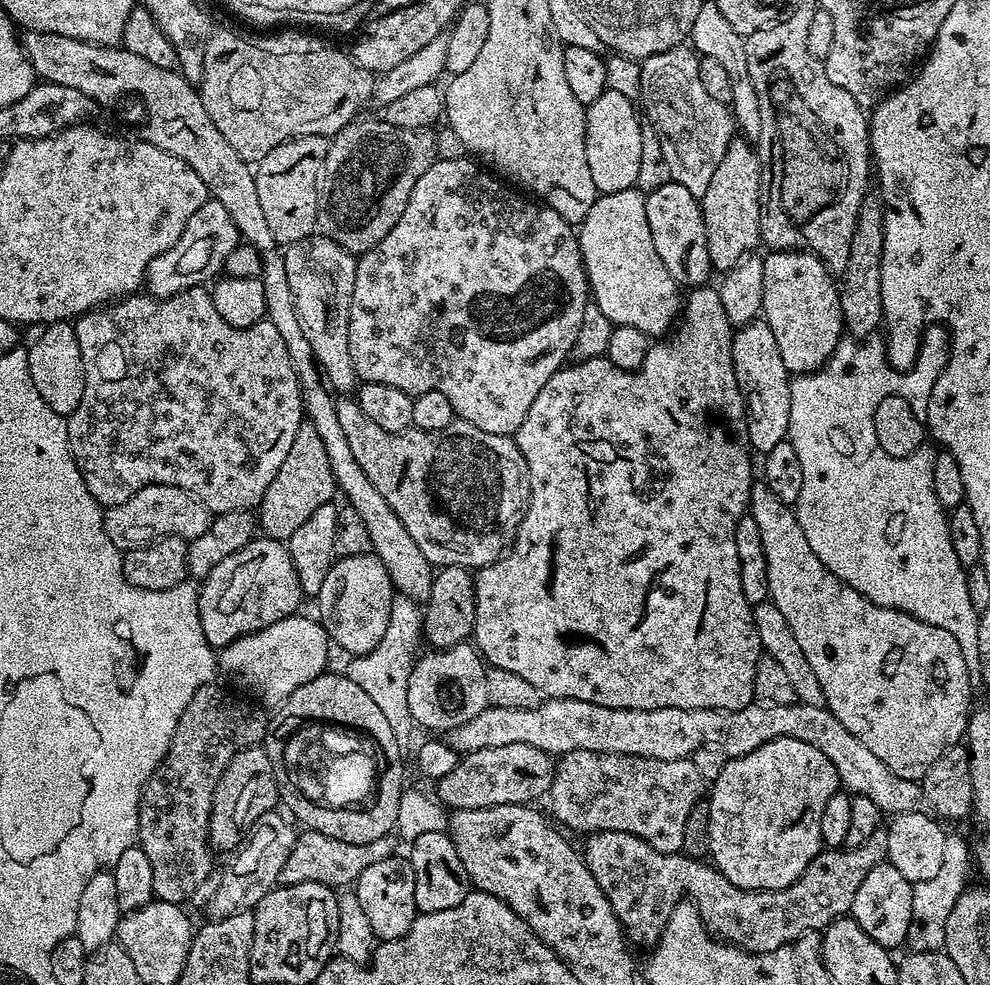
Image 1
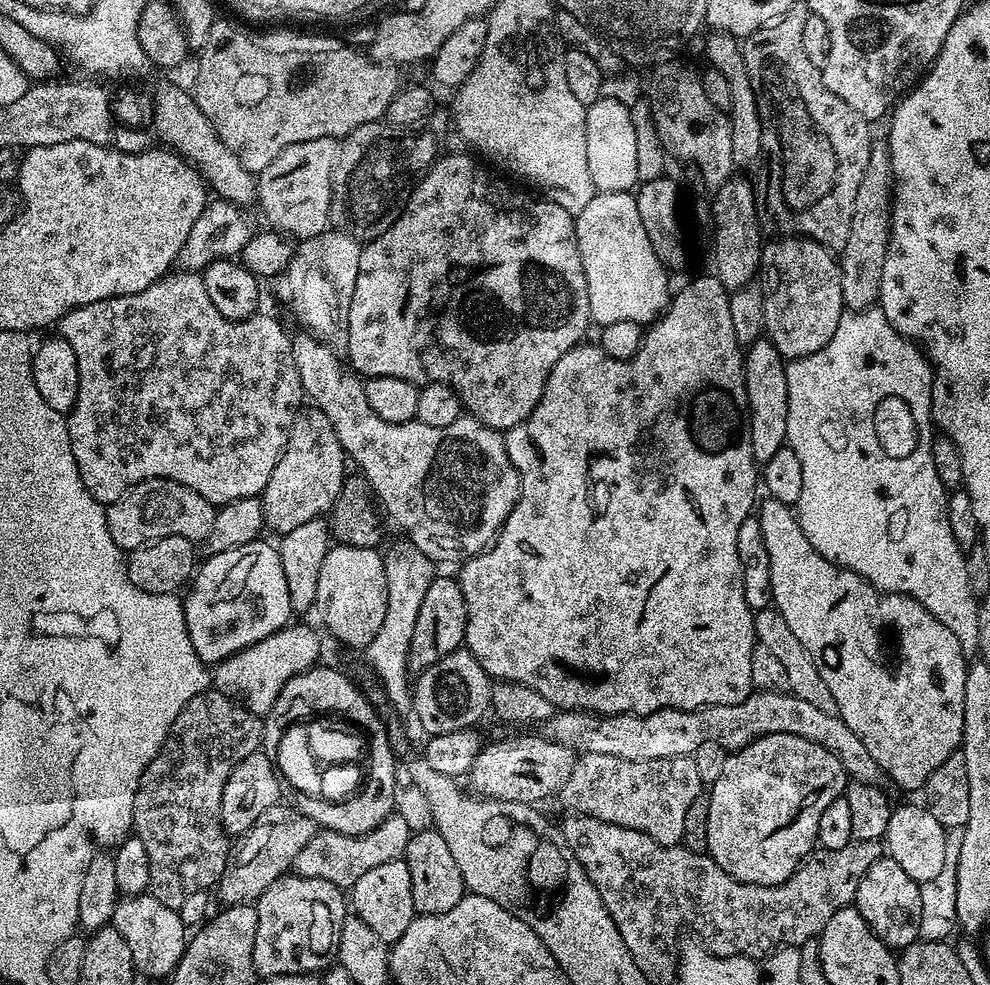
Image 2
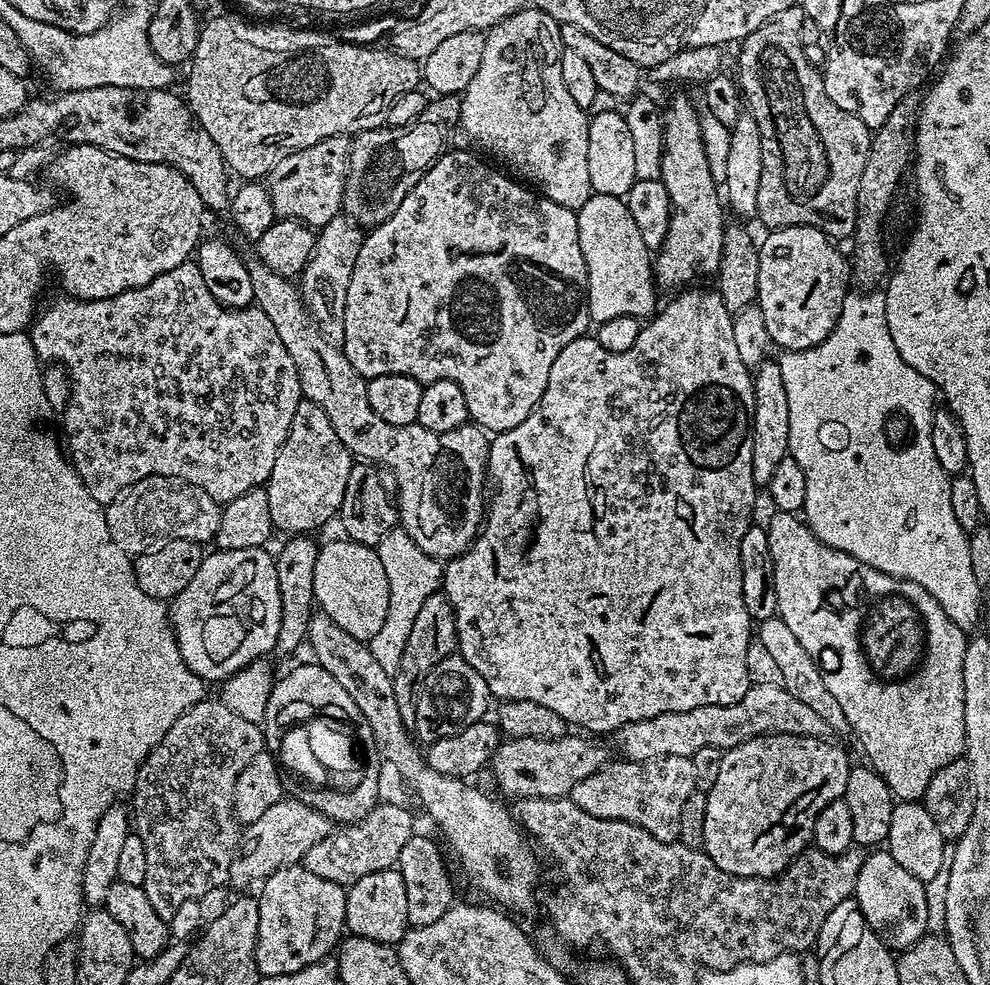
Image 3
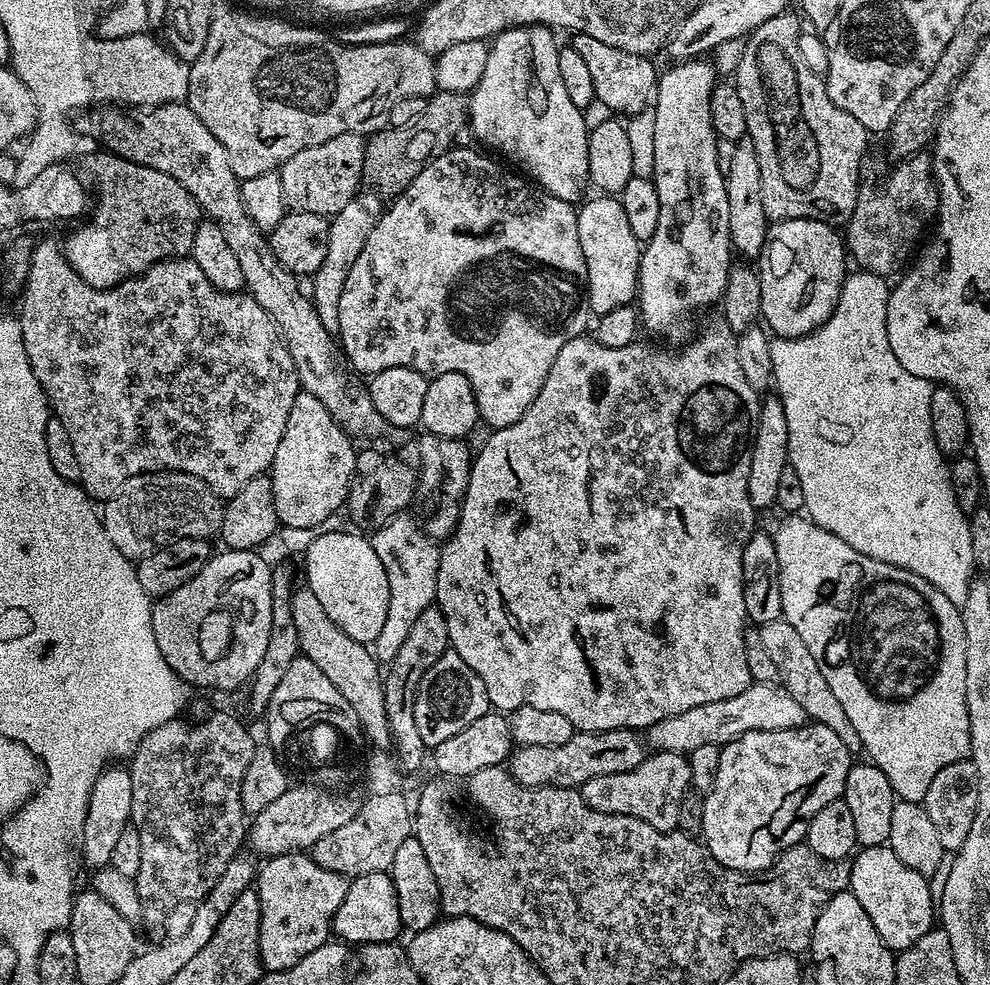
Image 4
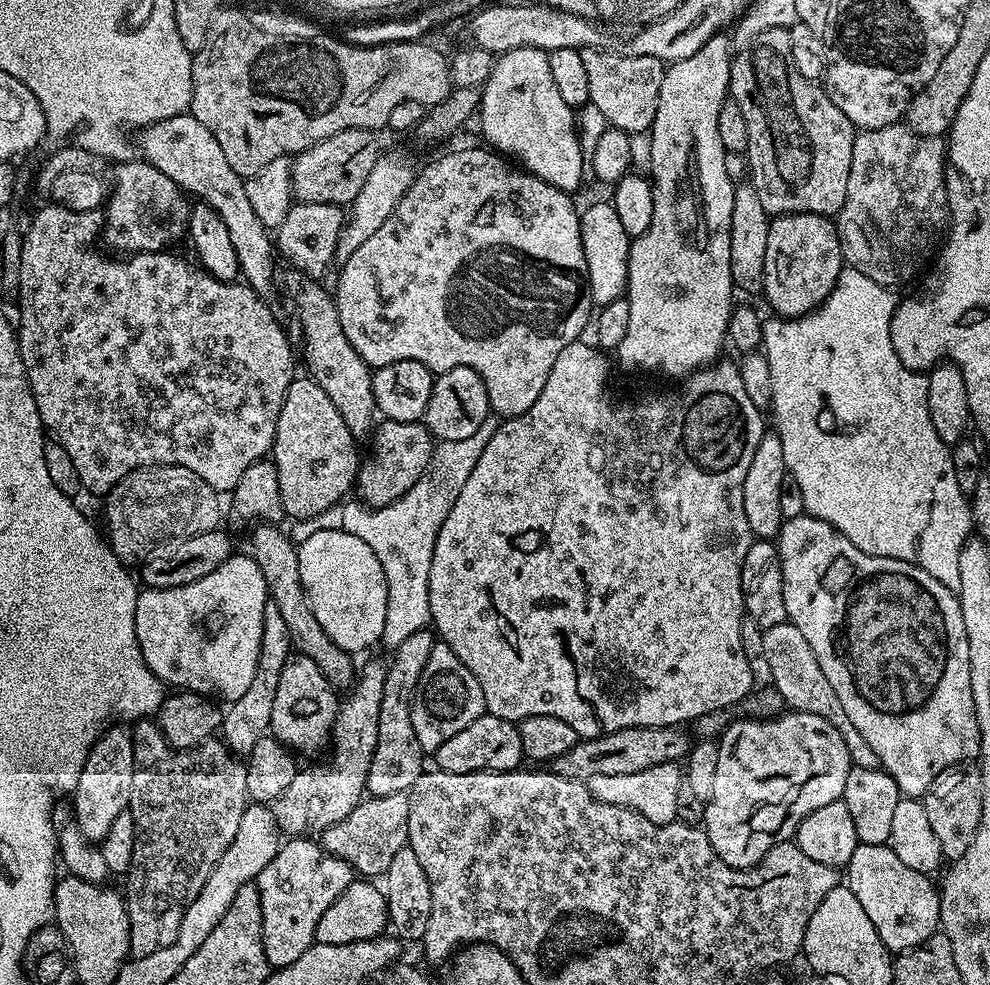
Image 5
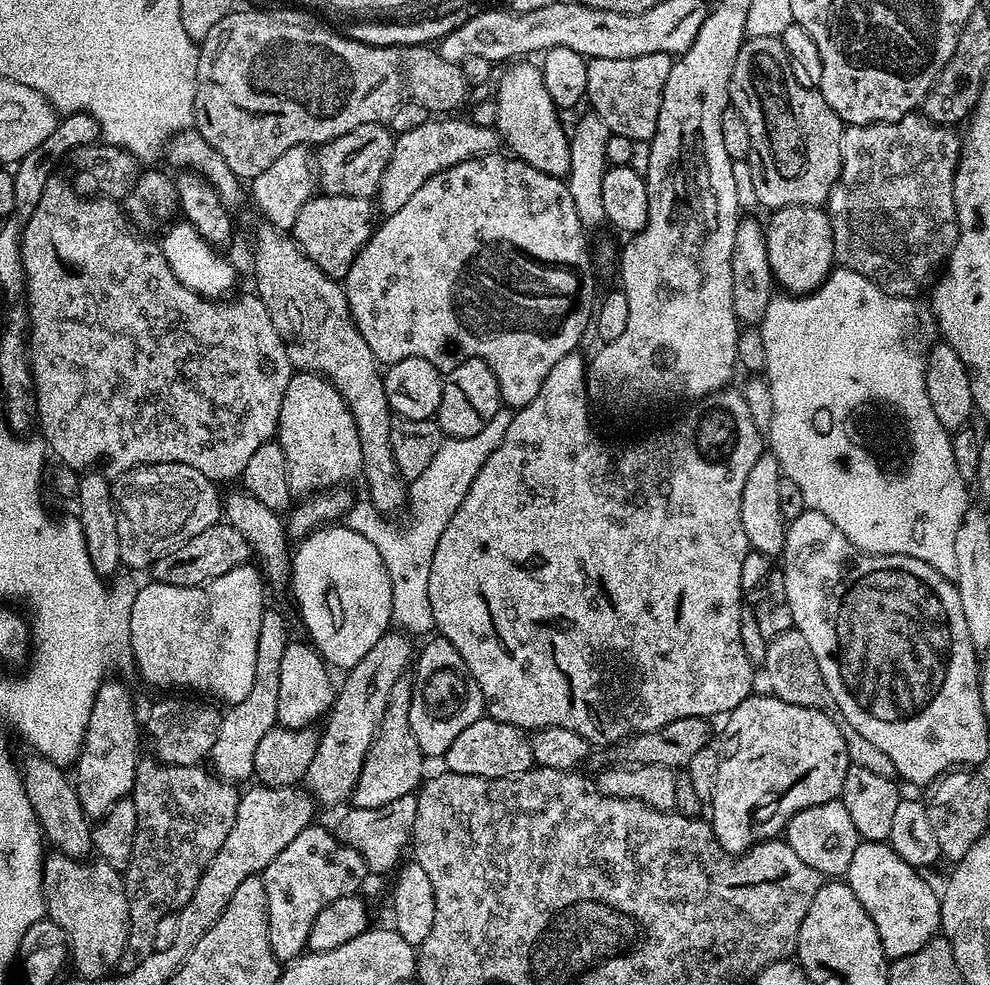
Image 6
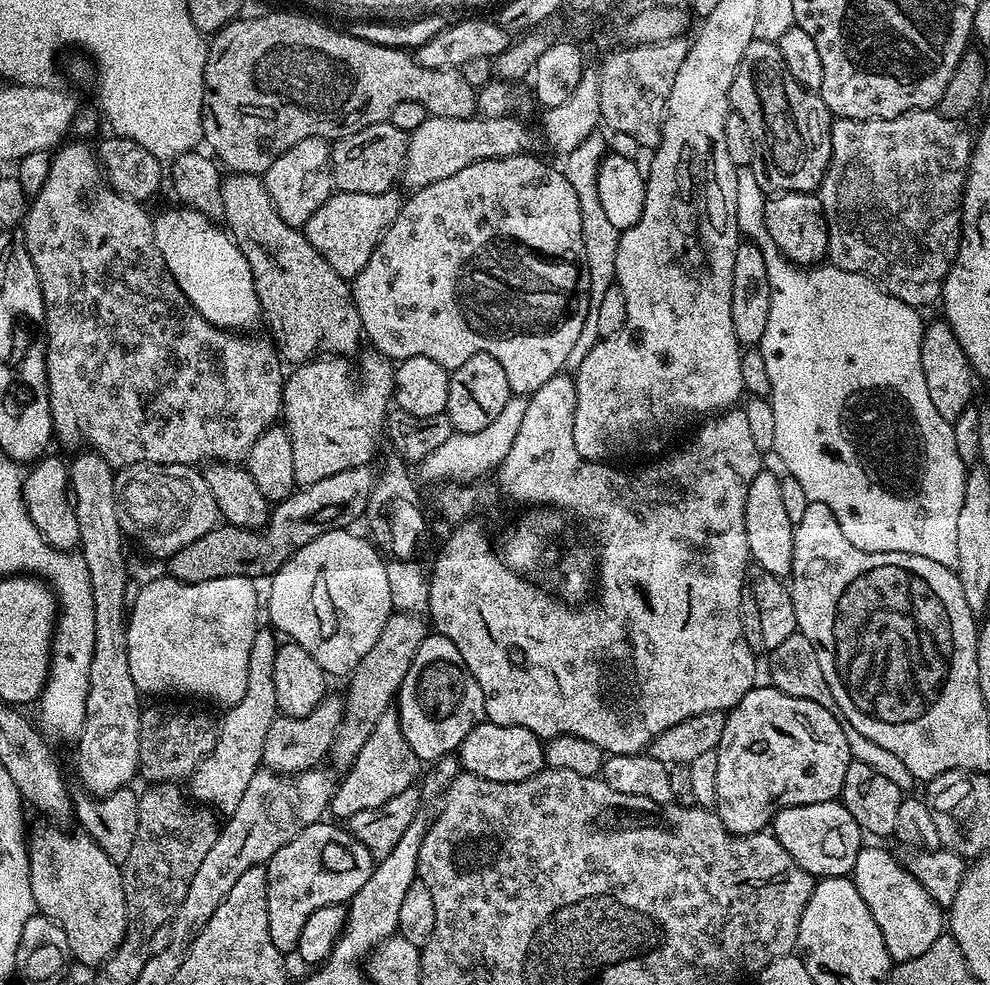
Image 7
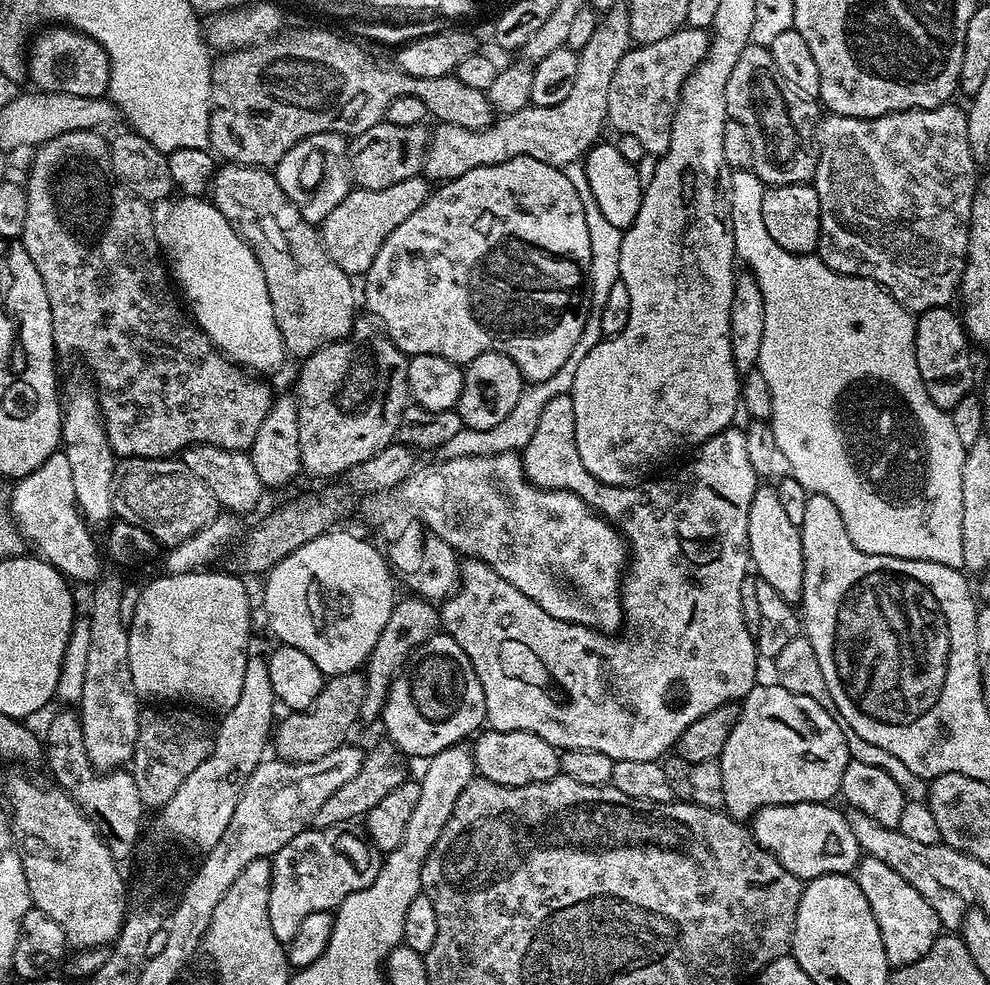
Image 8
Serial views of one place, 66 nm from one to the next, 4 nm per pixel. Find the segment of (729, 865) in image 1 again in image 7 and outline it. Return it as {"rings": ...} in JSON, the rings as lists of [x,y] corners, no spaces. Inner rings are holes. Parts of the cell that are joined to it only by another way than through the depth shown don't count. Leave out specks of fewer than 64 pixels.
{"rings":[[[771,686],[760,687],[751,688],[727,713],[726,730],[722,730],[720,744],[715,750],[718,754],[718,798],[714,811],[716,817],[722,822],[722,826],[726,826],[726,830],[730,830],[734,836],[749,836],[755,832],[765,831],[771,825],[777,812],[781,812],[783,808],[837,799],[842,786],[846,782],[846,766],[850,766],[850,762],[853,760],[850,754],[850,746],[846,742],[844,724],[838,719],[836,712],[818,706],[818,702],[810,702],[806,698],[794,698],[790,694],[782,694],[782,690]]]}

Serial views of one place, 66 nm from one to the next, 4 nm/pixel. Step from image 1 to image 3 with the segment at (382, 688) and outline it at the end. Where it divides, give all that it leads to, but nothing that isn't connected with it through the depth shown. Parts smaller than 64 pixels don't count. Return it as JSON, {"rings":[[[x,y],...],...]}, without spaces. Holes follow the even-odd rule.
{"rings":[[[399,526],[386,534],[386,538],[382,538],[375,549],[386,570],[386,582],[390,582],[390,606],[386,606],[386,622],[382,622],[378,634],[374,634],[370,647],[374,658],[378,658],[378,666],[392,674],[400,662],[406,642],[409,641],[410,629],[417,619],[417,613],[421,612],[426,598],[441,591],[444,564],[426,554],[422,546],[418,546],[418,542],[414,542],[414,538],[410,538],[410,534],[406,534]]]}

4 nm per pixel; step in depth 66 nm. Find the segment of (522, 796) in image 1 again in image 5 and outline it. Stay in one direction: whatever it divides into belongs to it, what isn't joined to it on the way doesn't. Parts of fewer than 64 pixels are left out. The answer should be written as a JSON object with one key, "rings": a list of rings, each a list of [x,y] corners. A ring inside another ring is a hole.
{"rings":[[[680,726],[671,728],[627,728],[606,732],[602,736],[577,739],[566,754],[551,761],[551,771],[571,780],[587,781],[594,774],[638,774],[650,766],[680,762],[690,751],[690,739]]]}

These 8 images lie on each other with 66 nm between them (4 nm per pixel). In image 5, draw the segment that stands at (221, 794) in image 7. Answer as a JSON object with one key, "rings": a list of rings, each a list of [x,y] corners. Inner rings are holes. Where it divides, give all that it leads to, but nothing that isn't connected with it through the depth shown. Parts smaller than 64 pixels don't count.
{"rings":[[[269,602],[264,605],[264,625],[262,626],[262,646],[258,650],[258,666],[254,670],[254,682],[250,682],[246,694],[242,698],[231,701],[229,712],[225,711],[222,716],[222,739],[233,753],[247,754],[254,750],[258,738],[262,738],[272,727],[272,715],[274,714],[274,694],[278,691],[278,681],[282,679],[282,666],[286,666],[289,656],[293,655],[292,639],[290,638],[290,629],[286,626],[282,613],[278,610],[275,602]]]}

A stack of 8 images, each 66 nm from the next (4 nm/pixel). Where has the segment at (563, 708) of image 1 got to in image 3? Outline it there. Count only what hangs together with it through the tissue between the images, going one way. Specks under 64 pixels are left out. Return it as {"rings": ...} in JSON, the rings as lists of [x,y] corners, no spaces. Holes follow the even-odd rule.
{"rings":[[[752,684],[738,698],[738,702],[726,706],[698,706],[694,710],[682,710],[681,712],[667,712],[658,714],[654,718],[642,718],[642,722],[630,722],[626,726],[617,728],[614,733],[616,744],[621,748],[625,760],[657,760],[667,756],[691,756],[706,746],[714,746],[721,750],[727,750],[738,746],[747,740],[753,740],[755,736],[777,736],[778,734],[790,734],[791,736],[819,736],[829,735],[826,722],[815,710],[806,706],[800,699],[794,698],[790,690],[786,690],[783,684]]]}

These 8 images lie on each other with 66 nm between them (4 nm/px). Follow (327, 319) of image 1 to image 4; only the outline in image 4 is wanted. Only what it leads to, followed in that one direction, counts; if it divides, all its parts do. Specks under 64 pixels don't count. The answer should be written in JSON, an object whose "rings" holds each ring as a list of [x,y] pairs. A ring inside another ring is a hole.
{"rings":[[[352,199],[336,216],[331,217],[326,242],[326,258],[322,258],[322,266],[311,277],[310,295],[312,304],[318,310],[318,318],[322,318],[322,326],[330,333],[339,333],[338,298],[342,298],[342,290],[346,286],[346,274],[350,274],[350,266],[354,266],[358,254],[362,254],[362,246],[366,246],[366,238],[370,238],[370,230],[374,230],[378,216],[371,212],[359,199]]]}

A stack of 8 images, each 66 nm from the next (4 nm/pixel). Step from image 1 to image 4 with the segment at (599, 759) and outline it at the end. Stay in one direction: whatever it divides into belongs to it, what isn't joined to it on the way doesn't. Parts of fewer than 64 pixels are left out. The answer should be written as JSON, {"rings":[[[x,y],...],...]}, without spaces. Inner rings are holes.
{"rings":[[[653,751],[641,764],[634,766],[634,770],[590,778],[590,782],[580,785],[578,790],[586,803],[594,810],[602,810],[602,814],[626,814],[650,822],[654,830],[674,832],[678,829],[682,798],[691,788],[690,762],[685,753]]]}

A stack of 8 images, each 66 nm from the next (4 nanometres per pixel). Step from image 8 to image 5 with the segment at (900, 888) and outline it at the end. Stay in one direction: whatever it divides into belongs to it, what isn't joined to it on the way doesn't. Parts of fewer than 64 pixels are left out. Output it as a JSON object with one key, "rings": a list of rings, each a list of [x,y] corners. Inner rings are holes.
{"rings":[[[857,843],[846,866],[846,887],[858,898],[862,910],[874,922],[874,930],[878,930],[878,938],[892,954],[908,952],[937,935],[940,893],[932,879],[931,875],[903,864],[888,844]]]}

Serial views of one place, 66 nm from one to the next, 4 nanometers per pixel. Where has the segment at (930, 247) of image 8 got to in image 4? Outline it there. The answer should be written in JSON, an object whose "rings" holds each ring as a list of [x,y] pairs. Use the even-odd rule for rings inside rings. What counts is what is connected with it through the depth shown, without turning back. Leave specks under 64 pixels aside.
{"rings":[[[915,154],[897,164],[900,165],[885,178],[881,188],[861,187],[856,209],[846,225],[846,248],[851,259],[853,256],[863,271],[885,278],[891,277],[891,272],[899,273],[909,263],[940,207],[931,159],[924,154]]]}

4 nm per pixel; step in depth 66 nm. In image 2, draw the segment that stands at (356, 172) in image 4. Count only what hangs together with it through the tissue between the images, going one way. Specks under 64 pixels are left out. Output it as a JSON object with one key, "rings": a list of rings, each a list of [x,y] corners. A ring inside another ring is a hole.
{"rings":[[[335,136],[314,138],[310,142],[298,142],[294,146],[286,146],[258,174],[256,194],[258,205],[264,211],[264,220],[269,229],[281,233],[297,241],[309,240],[312,236],[322,234],[329,227],[328,211],[332,205],[332,172],[336,168],[336,157],[340,155],[341,141]]]}

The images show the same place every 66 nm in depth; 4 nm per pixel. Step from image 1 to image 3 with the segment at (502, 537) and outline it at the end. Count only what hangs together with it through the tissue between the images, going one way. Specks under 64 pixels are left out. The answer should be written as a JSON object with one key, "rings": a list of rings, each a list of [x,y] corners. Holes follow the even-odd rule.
{"rings":[[[258,258],[249,259],[247,266],[256,295],[255,307],[261,308],[266,318],[274,322],[282,346],[294,358],[303,399],[322,406],[322,414],[330,418],[334,434],[342,438],[353,457],[392,471],[396,479],[394,499],[399,527],[435,560],[447,562],[460,556],[476,541],[486,515],[484,484],[486,488],[489,479],[489,433],[471,422],[445,432],[426,430],[418,423],[390,426],[390,422],[382,422],[370,410],[366,398],[368,381],[350,366],[343,347],[327,340],[322,329],[317,328],[304,307],[299,287],[289,277],[274,274]]]}

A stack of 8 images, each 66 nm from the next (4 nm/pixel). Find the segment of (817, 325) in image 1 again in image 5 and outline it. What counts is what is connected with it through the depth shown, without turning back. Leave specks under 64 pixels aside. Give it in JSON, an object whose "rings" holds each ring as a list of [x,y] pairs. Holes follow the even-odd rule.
{"rings":[[[813,212],[777,215],[770,223],[770,234],[766,238],[763,299],[768,299],[776,314],[811,312],[836,289],[845,264],[840,234],[829,217]]]}

